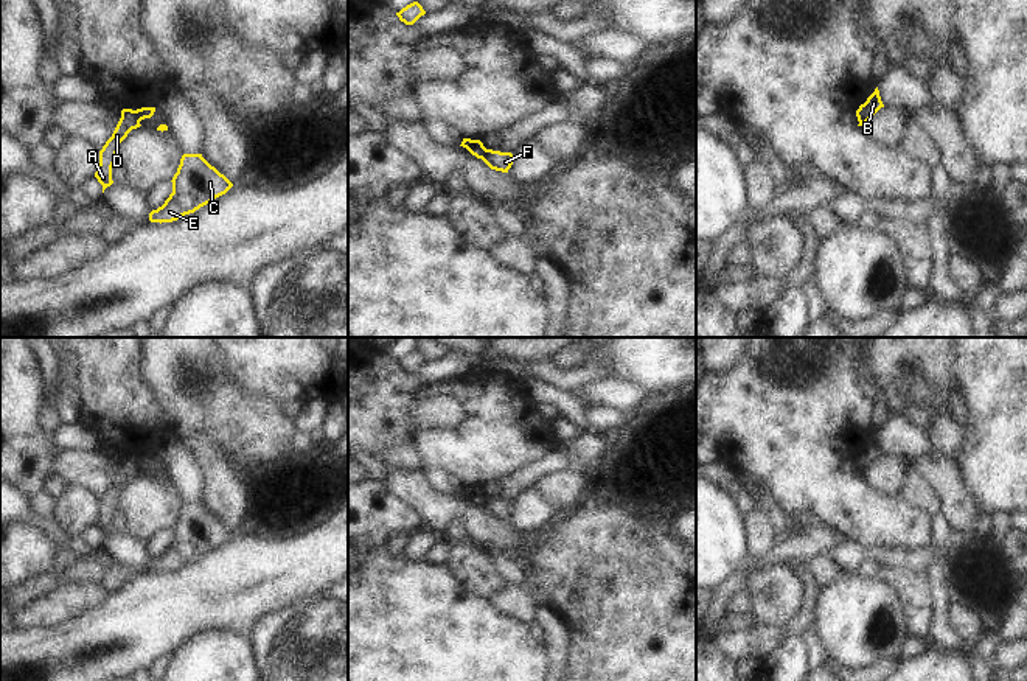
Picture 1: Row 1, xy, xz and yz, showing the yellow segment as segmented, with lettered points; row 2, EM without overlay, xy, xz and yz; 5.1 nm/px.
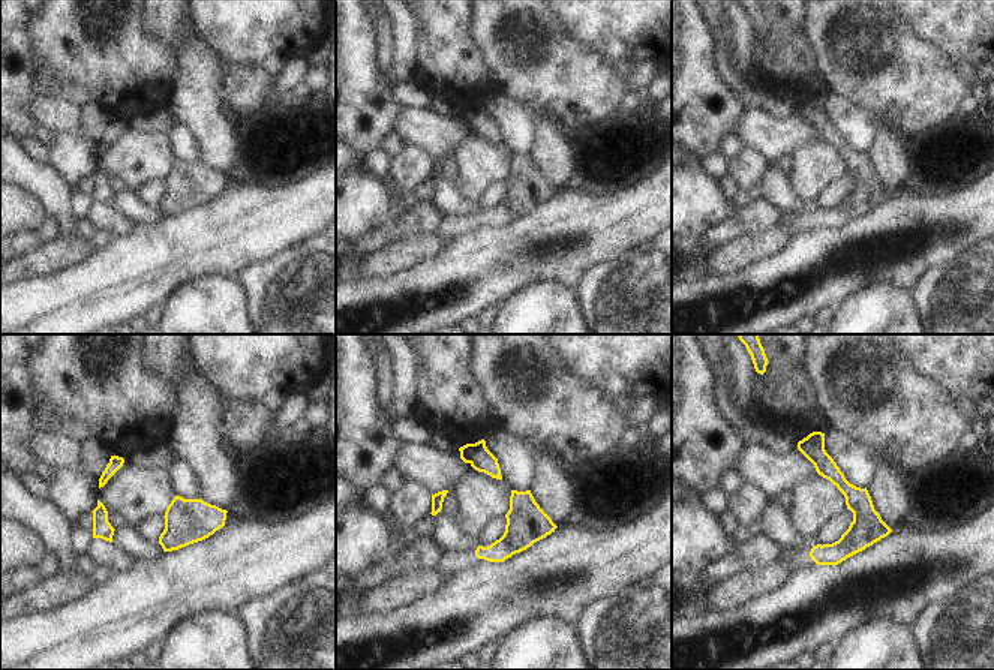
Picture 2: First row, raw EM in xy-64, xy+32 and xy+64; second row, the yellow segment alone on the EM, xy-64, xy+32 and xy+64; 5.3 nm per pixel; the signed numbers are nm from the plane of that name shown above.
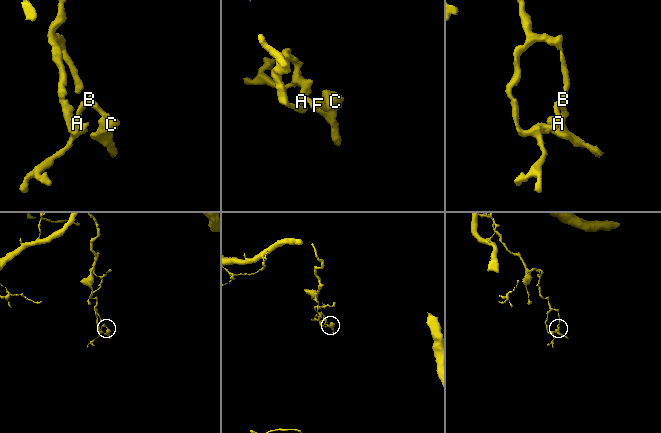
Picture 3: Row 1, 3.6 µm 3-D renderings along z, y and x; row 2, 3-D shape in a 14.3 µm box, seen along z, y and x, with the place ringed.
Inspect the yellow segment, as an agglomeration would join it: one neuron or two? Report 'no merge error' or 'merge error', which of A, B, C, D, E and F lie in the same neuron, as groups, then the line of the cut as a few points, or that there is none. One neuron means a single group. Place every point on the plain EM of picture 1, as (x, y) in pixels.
merge error | A D / B C E F | xy (134, 459), (140, 468)

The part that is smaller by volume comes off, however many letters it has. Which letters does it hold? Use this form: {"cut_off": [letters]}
{"cut_off": ["B", "C", "E", "F"]}

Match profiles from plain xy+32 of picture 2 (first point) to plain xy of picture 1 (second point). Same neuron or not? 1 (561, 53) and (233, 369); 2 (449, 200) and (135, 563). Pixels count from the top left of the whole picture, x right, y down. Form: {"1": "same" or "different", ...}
{"1": "different", "2": "same"}

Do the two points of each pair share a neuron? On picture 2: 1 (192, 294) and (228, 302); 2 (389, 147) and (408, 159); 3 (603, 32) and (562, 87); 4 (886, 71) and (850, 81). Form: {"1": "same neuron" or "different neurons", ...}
{"1": "same neuron", "2": "different neurons", "3": "different neurons", "4": "same neuron"}

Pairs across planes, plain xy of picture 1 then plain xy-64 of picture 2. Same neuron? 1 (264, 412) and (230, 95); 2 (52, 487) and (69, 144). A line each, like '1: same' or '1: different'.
1: same
2: different

